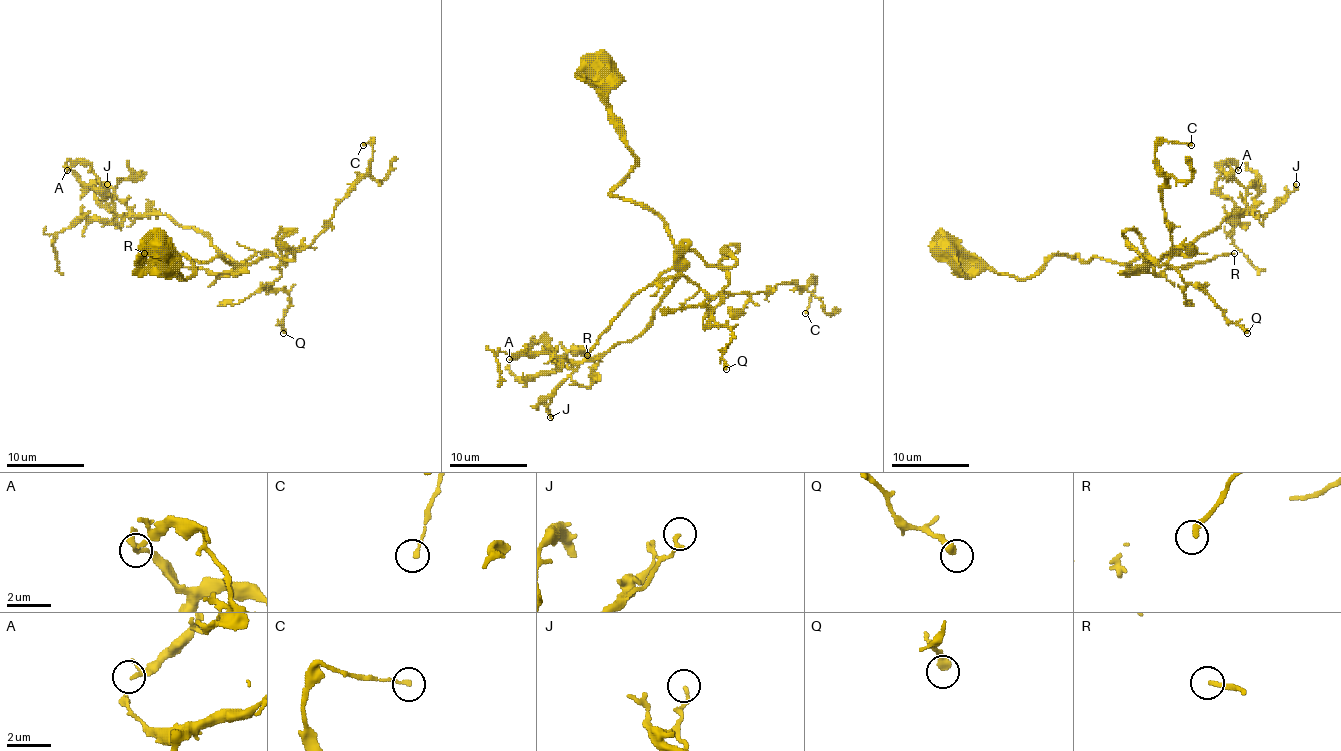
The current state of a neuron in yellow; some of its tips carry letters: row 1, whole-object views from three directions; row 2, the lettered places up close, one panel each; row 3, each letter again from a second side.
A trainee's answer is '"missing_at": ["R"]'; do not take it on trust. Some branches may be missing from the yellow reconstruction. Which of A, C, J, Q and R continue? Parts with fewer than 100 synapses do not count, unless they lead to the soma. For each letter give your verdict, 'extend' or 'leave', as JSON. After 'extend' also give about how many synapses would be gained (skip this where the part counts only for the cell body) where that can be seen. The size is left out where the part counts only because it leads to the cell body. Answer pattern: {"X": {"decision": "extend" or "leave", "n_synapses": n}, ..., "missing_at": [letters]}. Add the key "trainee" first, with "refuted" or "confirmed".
{"trainee": "confirmed", "A": {"decision": "leave"}, "C": {"decision": "leave"}, "J": {"decision": "leave"}, "Q": {"decision": "leave"}, "R": {"decision": "extend", "n_synapses": 100}, "missing_at": ["R"]}

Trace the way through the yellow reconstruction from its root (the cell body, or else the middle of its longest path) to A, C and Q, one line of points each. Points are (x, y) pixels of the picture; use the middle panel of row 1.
A: (604, 67), (635, 158), (612, 193), (664, 222), (677, 278), (631, 340), (571, 361), (542, 338), (509, 359)
C: (604, 67), (606, 104), (635, 158), (612, 193), (664, 222), (681, 272), (710, 295), (815, 276), (805, 313)
Q: (604, 67), (635, 158), (612, 193), (726, 272), (712, 313), (732, 330), (726, 369)

